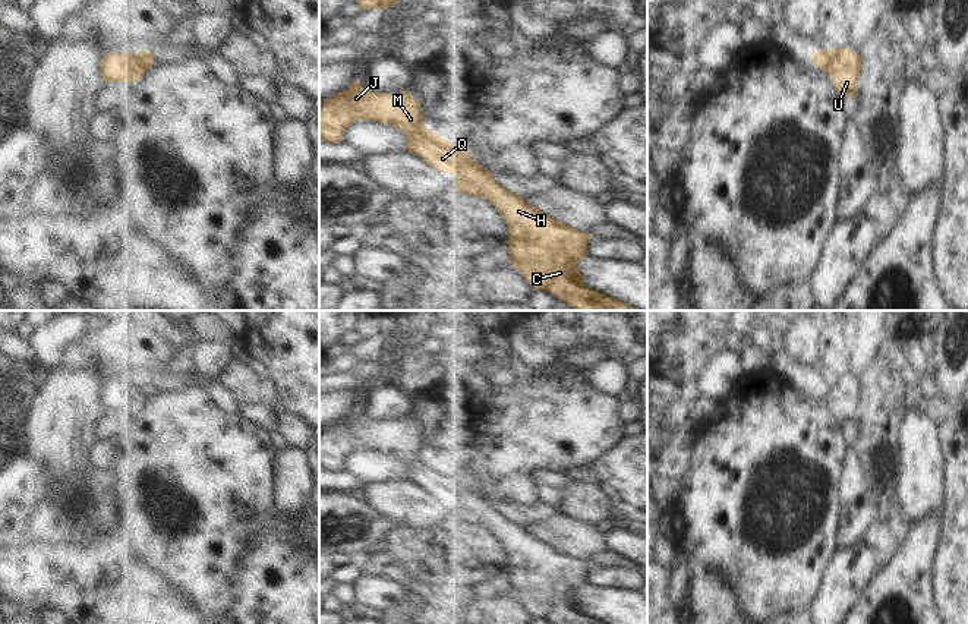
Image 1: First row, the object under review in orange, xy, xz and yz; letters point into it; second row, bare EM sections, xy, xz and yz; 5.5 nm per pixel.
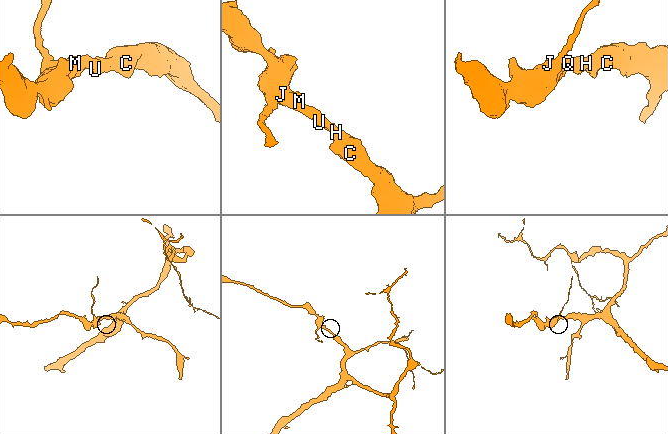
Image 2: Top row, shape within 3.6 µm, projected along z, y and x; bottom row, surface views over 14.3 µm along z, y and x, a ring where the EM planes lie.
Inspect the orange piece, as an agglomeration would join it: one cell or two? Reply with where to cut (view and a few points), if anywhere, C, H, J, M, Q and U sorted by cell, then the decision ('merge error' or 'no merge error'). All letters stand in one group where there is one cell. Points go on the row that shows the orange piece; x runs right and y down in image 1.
no cut; C H J M Q U; no merge error

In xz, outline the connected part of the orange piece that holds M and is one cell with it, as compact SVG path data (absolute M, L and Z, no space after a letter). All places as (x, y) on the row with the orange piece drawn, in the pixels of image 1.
M359 79L346 91L319 103L319 141L338 144L344 130L359 120L373 120L400 129L407 138L407 151L441 173L455 176L455 186L469 196L489 199L508 226L508 264L513 265L532 284L533 290L546 290L576 311L641 311L587 287L577 268L580 259L587 256L589 231L580 231L556 221L554 217L529 204L523 196L514 195L495 182L492 173L474 163L469 149L461 144L451 144L432 133L423 125L419 100L409 91L400 94L376 94L365 89Z

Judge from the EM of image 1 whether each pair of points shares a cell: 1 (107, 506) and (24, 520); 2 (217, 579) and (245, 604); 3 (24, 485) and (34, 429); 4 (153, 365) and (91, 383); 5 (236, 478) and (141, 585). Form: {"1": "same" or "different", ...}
{"1": "same", "2": "different", "3": "different", "4": "different", "5": "different"}

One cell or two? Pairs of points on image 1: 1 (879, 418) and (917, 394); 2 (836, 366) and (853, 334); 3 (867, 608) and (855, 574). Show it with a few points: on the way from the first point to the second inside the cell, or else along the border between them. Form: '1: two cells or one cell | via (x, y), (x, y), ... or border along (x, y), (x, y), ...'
1: one cell | via (888, 409), (902, 394), (908, 394)
2: two cells | border along (839, 325), (845, 355), (845, 369), (841, 375)
3: two cells | border along (885, 566), (850, 608)

